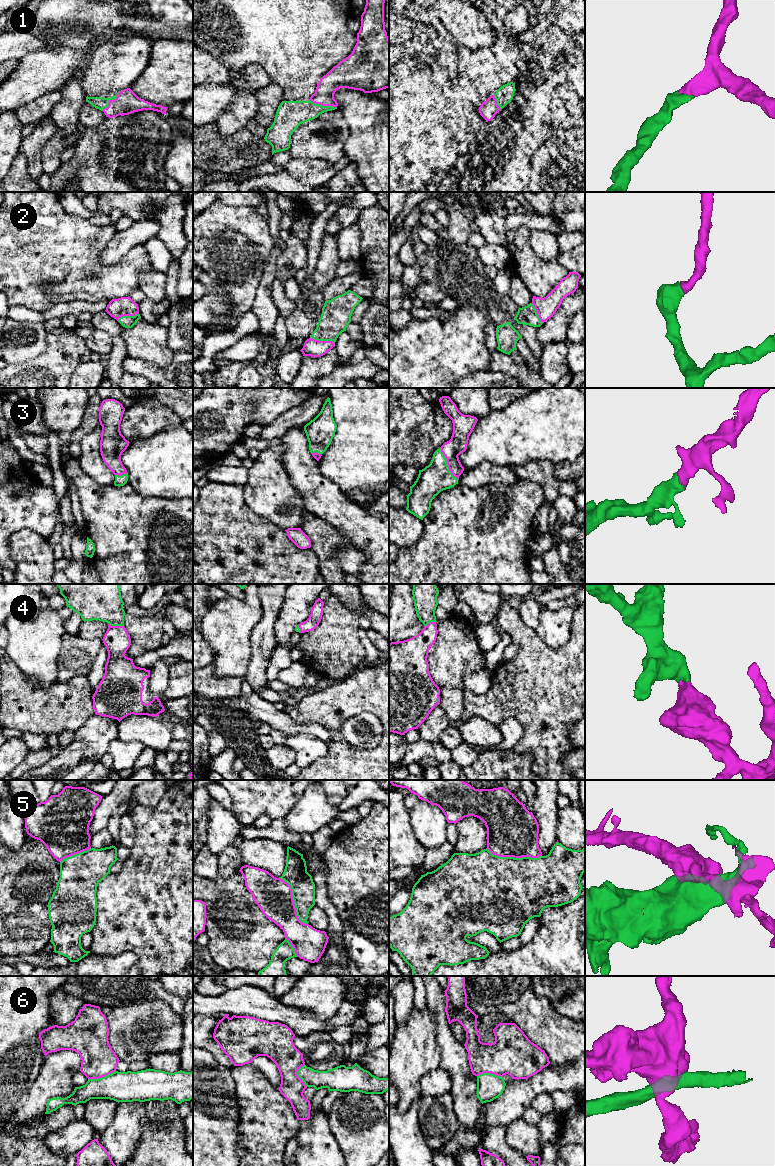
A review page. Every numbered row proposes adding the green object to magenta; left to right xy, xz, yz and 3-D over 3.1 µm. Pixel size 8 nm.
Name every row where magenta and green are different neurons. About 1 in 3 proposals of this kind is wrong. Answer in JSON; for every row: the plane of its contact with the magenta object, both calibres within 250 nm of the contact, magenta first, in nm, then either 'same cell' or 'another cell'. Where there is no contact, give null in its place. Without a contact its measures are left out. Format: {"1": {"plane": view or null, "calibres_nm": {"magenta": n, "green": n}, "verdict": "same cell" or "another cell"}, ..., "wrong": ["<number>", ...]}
{"1": {"plane": "xy", "calibres_nm": {"magenta": 190, "green": 100}, "verdict": "same cell"}, "2": {"plane": "xz", "calibres_nm": {"magenta": 140, "green": 240}, "verdict": "same cell"}, "3": {"plane": "yz", "calibres_nm": {"magenta": 150, "green": 240}, "verdict": "same cell"}, "4": {"plane": "xy", "calibres_nm": {"magenta": 200, "green": 320}, "verdict": "same cell"}, "5": {"plane": "yz", "calibres_nm": {"magenta": 420, "green": 500}, "verdict": "another cell"}, "6": {"plane": "xy", "calibres_nm": {"magenta": 280, "green": 240}, "verdict": "another cell"}, "wrong": ["5", "6"]}

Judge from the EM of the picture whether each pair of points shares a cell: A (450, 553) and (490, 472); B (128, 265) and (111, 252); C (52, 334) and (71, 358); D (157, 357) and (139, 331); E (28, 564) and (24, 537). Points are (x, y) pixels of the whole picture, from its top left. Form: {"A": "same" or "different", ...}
{"A": "different", "B": "different", "C": "different", "D": "same", "E": "same"}

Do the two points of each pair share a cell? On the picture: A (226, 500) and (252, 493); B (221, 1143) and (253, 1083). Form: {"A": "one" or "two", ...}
{"A": "two", "B": "two"}

